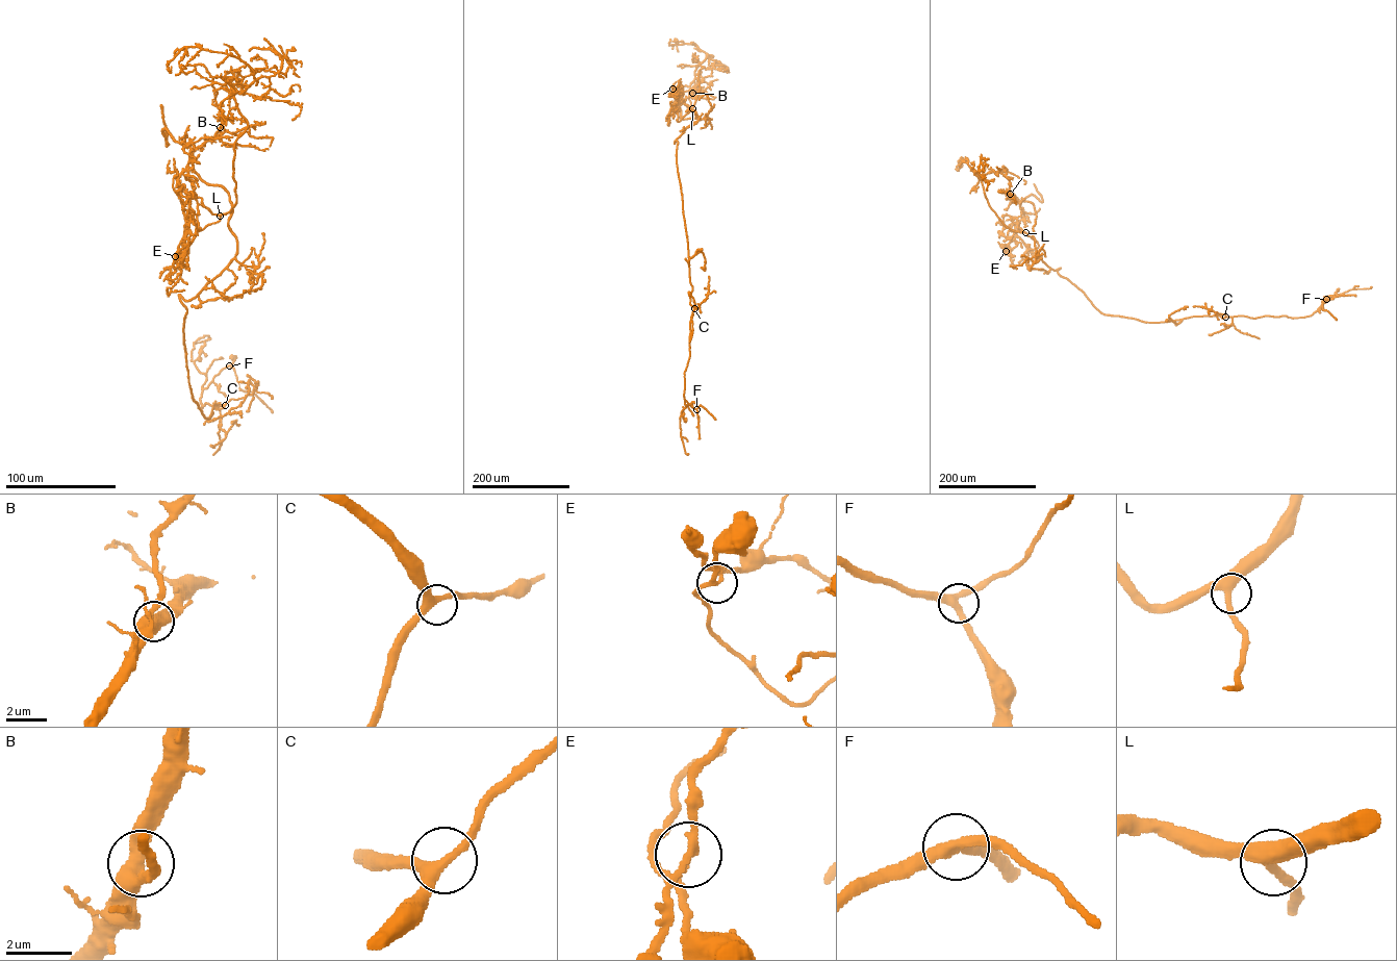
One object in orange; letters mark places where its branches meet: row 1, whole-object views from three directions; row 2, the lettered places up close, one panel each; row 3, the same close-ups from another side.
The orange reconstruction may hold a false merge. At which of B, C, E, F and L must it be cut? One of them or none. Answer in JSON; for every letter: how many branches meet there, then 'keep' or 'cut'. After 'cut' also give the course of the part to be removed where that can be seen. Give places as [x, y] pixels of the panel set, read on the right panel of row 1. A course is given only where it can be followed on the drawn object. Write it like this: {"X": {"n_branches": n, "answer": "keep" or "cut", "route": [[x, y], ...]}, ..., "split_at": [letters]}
{"B": {"n_branches": 3, "answer": "keep"}, "C": {"n_branches": 3, "answer": "keep"}, "E": {"n_branches": 4, "answer": "cut", "route": [[1006, 251], [1019, 228], [1025, 232], [1005, 226], [989, 204], [982, 178], [962, 158], [962, 166], [957, 167]]}, "F": {"n_branches": 3, "answer": "keep"}, "L": {"n_branches": 3, "answer": "keep"}, "split_at": ["E"]}

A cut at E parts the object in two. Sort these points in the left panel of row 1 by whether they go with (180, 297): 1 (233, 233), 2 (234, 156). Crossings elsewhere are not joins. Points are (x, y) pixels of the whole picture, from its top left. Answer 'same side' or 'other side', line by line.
1: same side
2: other side

